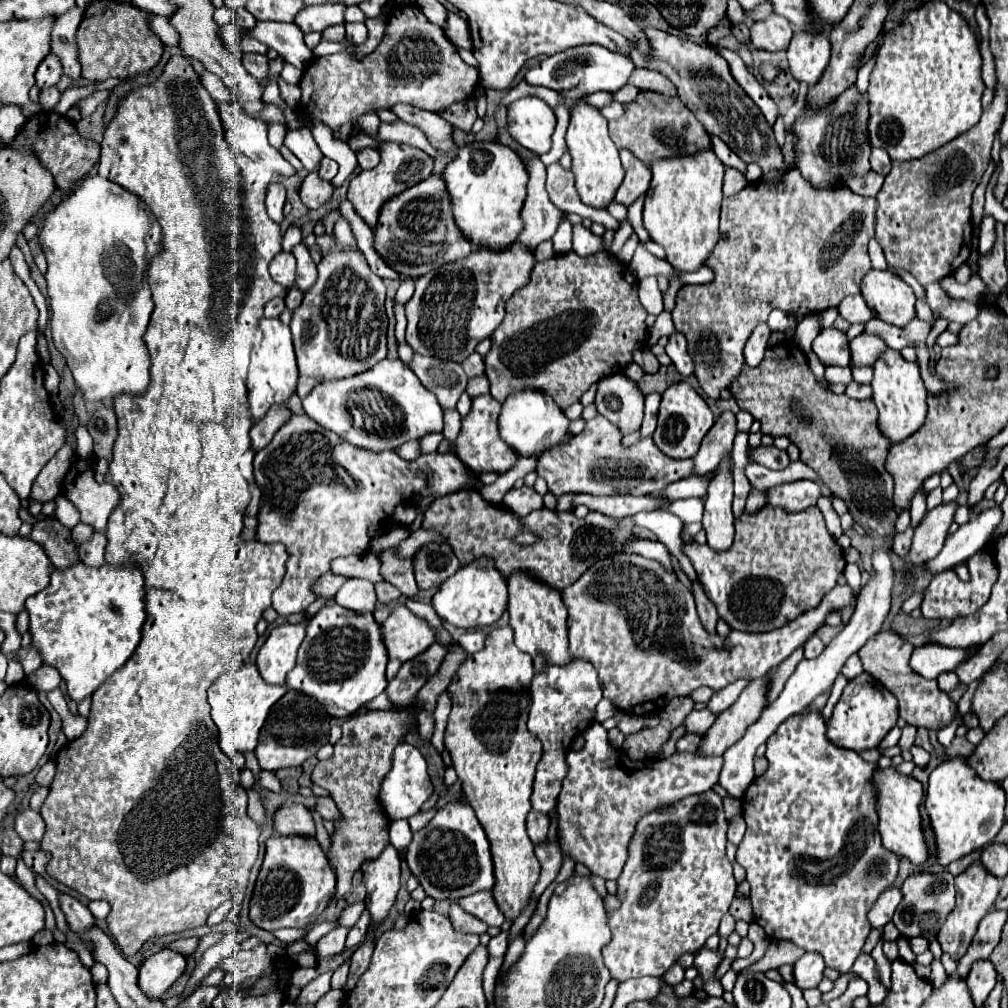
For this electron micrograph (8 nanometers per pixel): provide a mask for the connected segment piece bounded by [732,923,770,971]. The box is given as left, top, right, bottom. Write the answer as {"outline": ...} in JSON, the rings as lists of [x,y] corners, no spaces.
{"outline":[[[752,923],[752,925],[750,925],[747,937],[754,943],[754,951],[752,951],[750,957],[746,957],[746,959],[736,959],[736,961],[734,961],[732,969],[736,969],[736,971],[742,971],[742,969],[754,965],[756,961],[760,961],[760,959],[764,957],[766,949],[768,949],[768,945],[770,945],[770,937],[764,933],[764,929],[762,929],[758,923]]]}

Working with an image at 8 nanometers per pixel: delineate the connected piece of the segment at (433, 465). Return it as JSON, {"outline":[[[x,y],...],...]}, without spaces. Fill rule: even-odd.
{"outline":[[[292,417],[274,439],[256,453],[254,457],[254,479],[262,489],[260,513],[258,513],[258,541],[262,543],[284,543],[288,551],[286,561],[286,579],[272,593],[272,607],[278,615],[288,617],[292,613],[302,613],[314,601],[312,585],[318,577],[330,571],[330,561],[336,557],[348,555],[364,555],[368,553],[368,525],[380,523],[386,517],[392,517],[396,505],[402,501],[422,495],[422,497],[442,497],[458,491],[468,483],[470,475],[460,459],[446,453],[430,453],[420,455],[416,461],[404,461],[396,451],[386,453],[370,453],[364,449],[356,449],[346,441],[338,441],[334,433],[322,429],[310,417]]]}

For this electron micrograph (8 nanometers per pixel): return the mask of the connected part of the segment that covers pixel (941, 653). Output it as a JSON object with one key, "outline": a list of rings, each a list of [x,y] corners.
{"outline":[[[922,645],[916,647],[910,657],[910,667],[914,673],[936,679],[944,671],[954,671],[962,661],[970,657],[968,649],[950,649],[942,645]]]}

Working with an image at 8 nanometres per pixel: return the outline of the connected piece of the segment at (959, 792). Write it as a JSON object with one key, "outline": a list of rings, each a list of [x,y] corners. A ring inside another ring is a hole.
{"outline":[[[964,759],[942,761],[932,773],[926,789],[924,807],[930,817],[930,827],[934,831],[936,843],[936,861],[946,867],[956,859],[970,855],[972,851],[988,845],[1004,825],[1004,801],[998,783],[980,779],[974,769],[966,765]]]}

